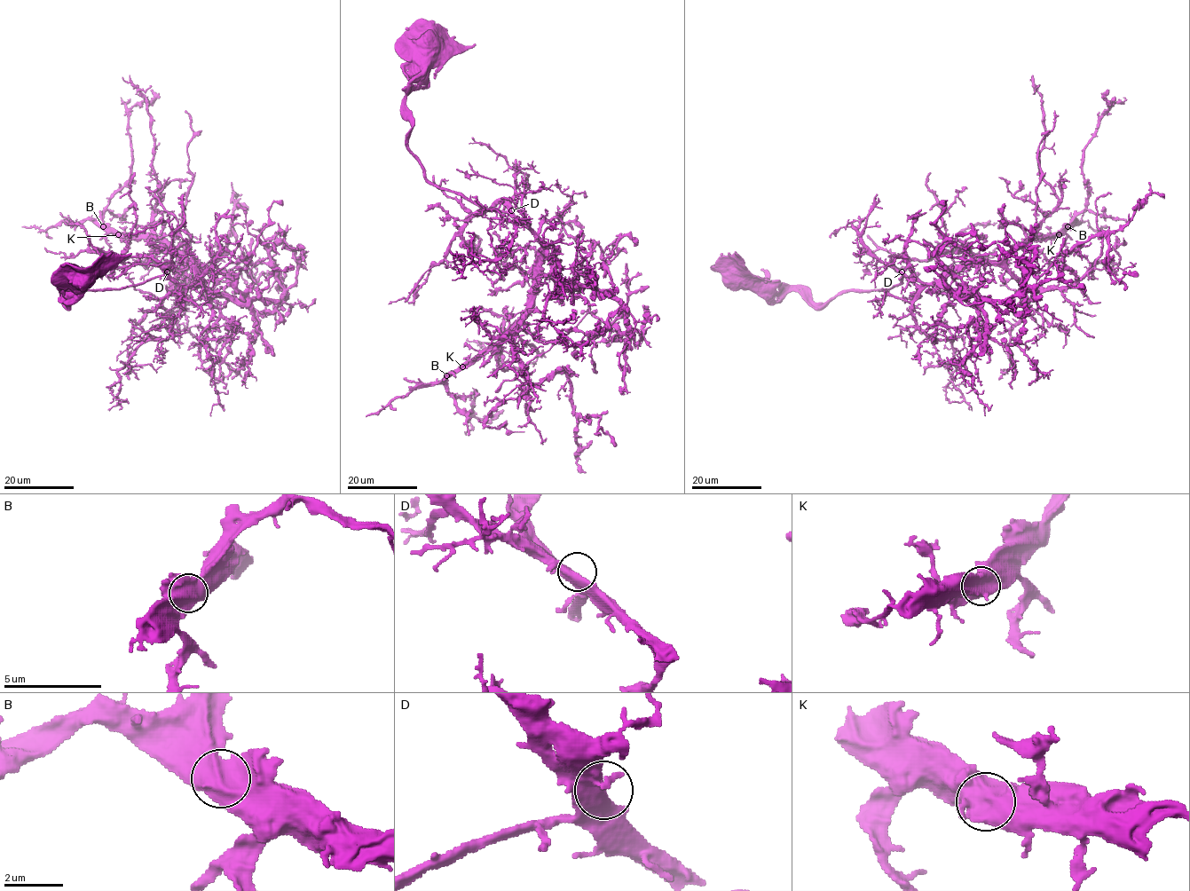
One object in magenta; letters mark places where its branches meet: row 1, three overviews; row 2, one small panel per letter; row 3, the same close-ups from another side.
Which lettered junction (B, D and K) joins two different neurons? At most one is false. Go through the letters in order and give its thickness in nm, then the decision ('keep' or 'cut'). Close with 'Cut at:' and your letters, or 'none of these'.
B: calibre 750 nm; keep
D: calibre 500 nm; keep
K: calibre 800 nm; keep
Cut at: none of these

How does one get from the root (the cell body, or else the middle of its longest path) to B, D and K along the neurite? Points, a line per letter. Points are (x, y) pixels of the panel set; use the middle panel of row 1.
B: (427, 46), (429, 75), (405, 97), (407, 146), (423, 175), (513, 213), (540, 246), (533, 304), (447, 375)
D: (427, 46), (429, 75), (405, 97), (405, 117), (412, 126), (409, 151), (431, 182), (485, 208), (511, 210)
K: (427, 46), (429, 75), (405, 97), (407, 146), (423, 175), (513, 213), (540, 246), (533, 304), (461, 366)

